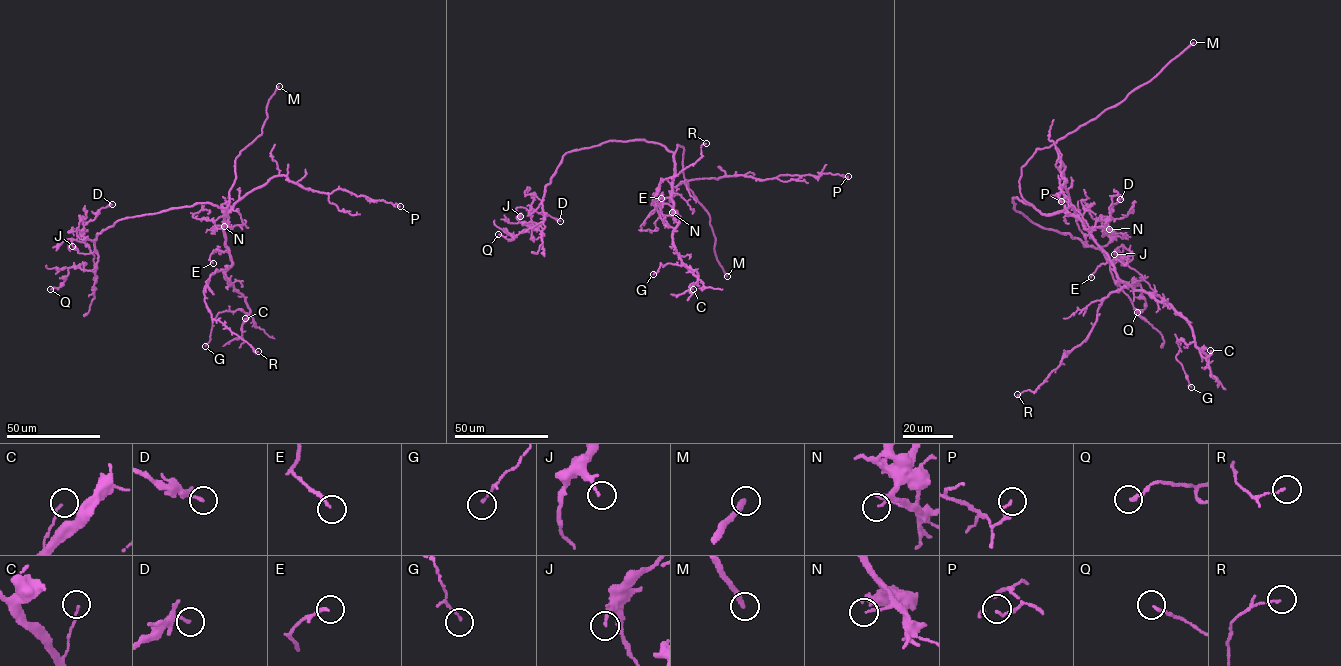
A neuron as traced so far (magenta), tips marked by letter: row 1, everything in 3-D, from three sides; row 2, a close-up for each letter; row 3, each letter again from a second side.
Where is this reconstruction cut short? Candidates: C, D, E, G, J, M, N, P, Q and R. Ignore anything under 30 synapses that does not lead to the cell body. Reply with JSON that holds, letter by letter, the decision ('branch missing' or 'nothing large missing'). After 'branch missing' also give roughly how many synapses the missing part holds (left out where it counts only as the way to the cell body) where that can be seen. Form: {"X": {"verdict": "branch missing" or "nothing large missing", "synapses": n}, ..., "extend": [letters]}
{"C": {"verdict": "nothing large missing"}, "D": {"verdict": "nothing large missing"}, "E": {"verdict": "nothing large missing"}, "G": {"verdict": "nothing large missing"}, "J": {"verdict": "nothing large missing"}, "M": {"verdict": "branch missing"}, "N": {"verdict": "nothing large missing"}, "P": {"verdict": "nothing large missing"}, "Q": {"verdict": "nothing large missing"}, "R": {"verdict": "nothing large missing"}, "extend": ["M"]}

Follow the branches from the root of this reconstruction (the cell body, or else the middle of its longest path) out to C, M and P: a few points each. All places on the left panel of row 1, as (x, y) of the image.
C: (219, 208), (225, 208), (225, 244), (232, 263), (224, 277), (244, 298), (250, 316), (242, 323), (245, 318)
M: (219, 208), (228, 205), (229, 189), (235, 178), (235, 159), (262, 133), (268, 100), (279, 86)
P: (219, 208), (225, 208), (226, 216), (249, 193), (280, 175), (307, 189), (328, 193), (343, 189), (400, 206)

